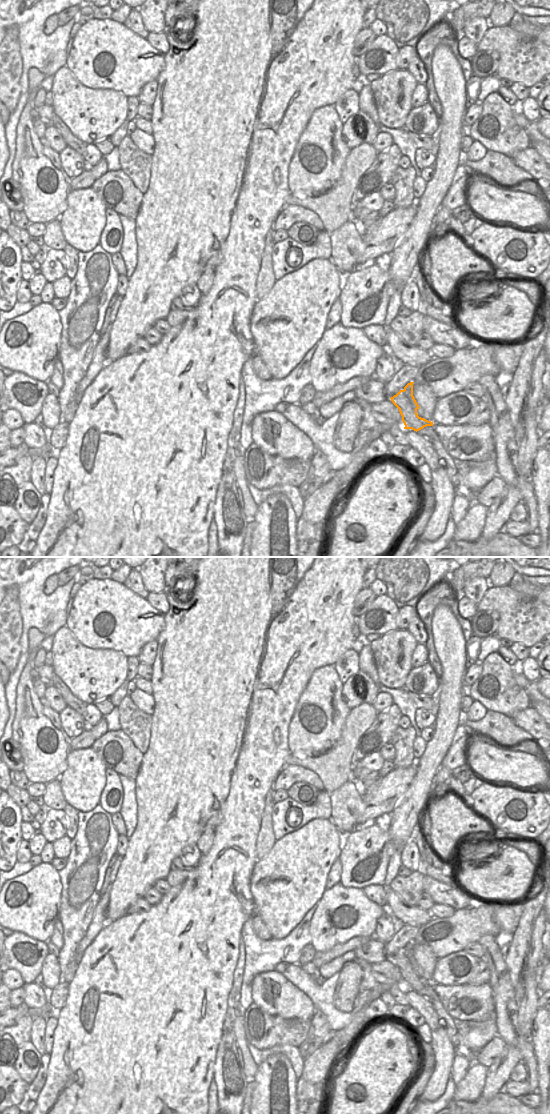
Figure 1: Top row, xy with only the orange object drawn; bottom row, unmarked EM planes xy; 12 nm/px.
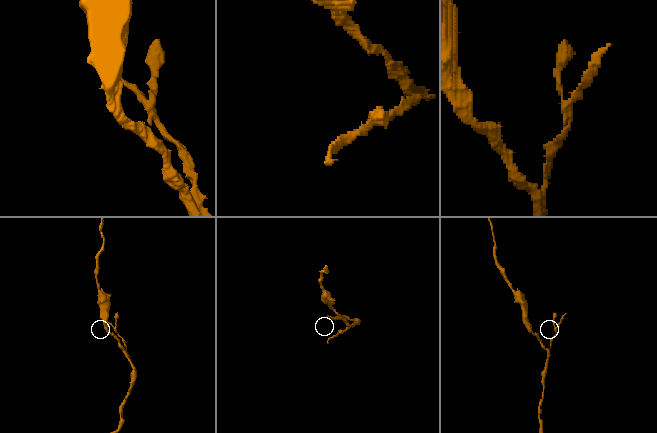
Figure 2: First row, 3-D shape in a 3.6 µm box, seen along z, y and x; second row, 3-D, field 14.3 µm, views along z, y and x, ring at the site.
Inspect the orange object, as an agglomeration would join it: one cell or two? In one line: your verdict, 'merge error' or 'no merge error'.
merge error

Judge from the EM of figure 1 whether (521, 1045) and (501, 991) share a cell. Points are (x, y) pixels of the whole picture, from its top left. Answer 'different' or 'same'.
same

